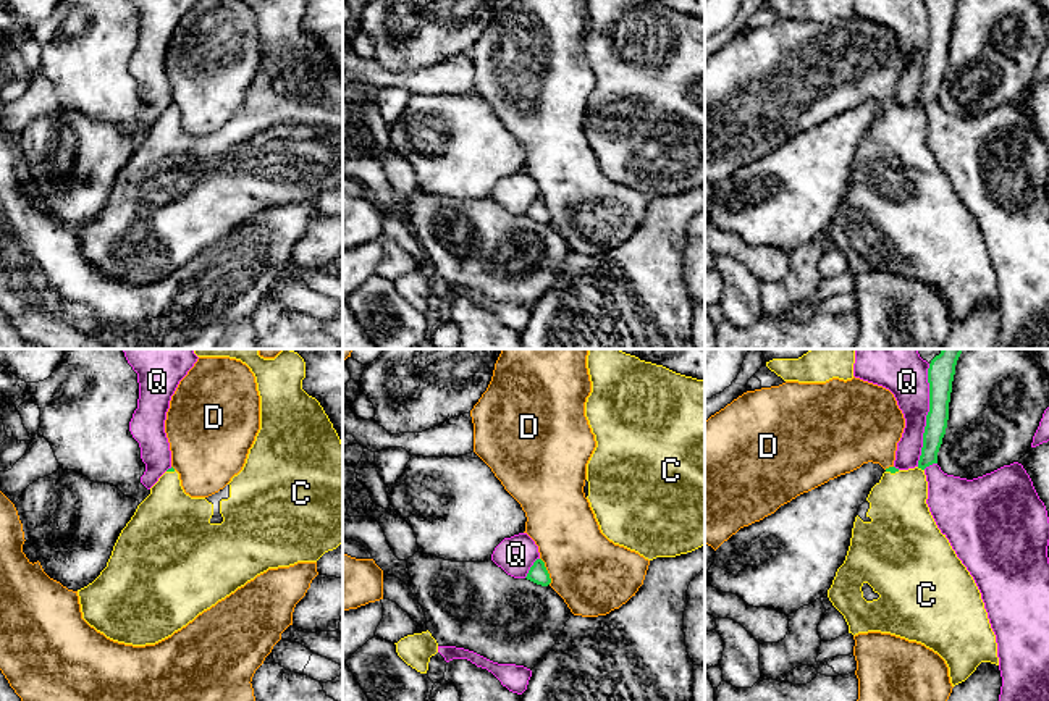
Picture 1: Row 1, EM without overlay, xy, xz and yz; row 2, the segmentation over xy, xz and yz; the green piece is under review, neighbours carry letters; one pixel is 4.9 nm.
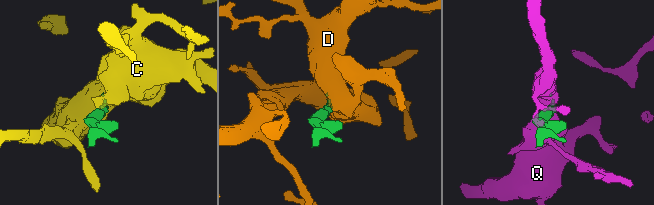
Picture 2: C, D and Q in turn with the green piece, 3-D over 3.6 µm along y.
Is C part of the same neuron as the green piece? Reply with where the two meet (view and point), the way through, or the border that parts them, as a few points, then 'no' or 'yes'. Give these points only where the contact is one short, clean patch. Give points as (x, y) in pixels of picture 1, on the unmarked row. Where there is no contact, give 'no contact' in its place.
yz (920, 105) | yes

